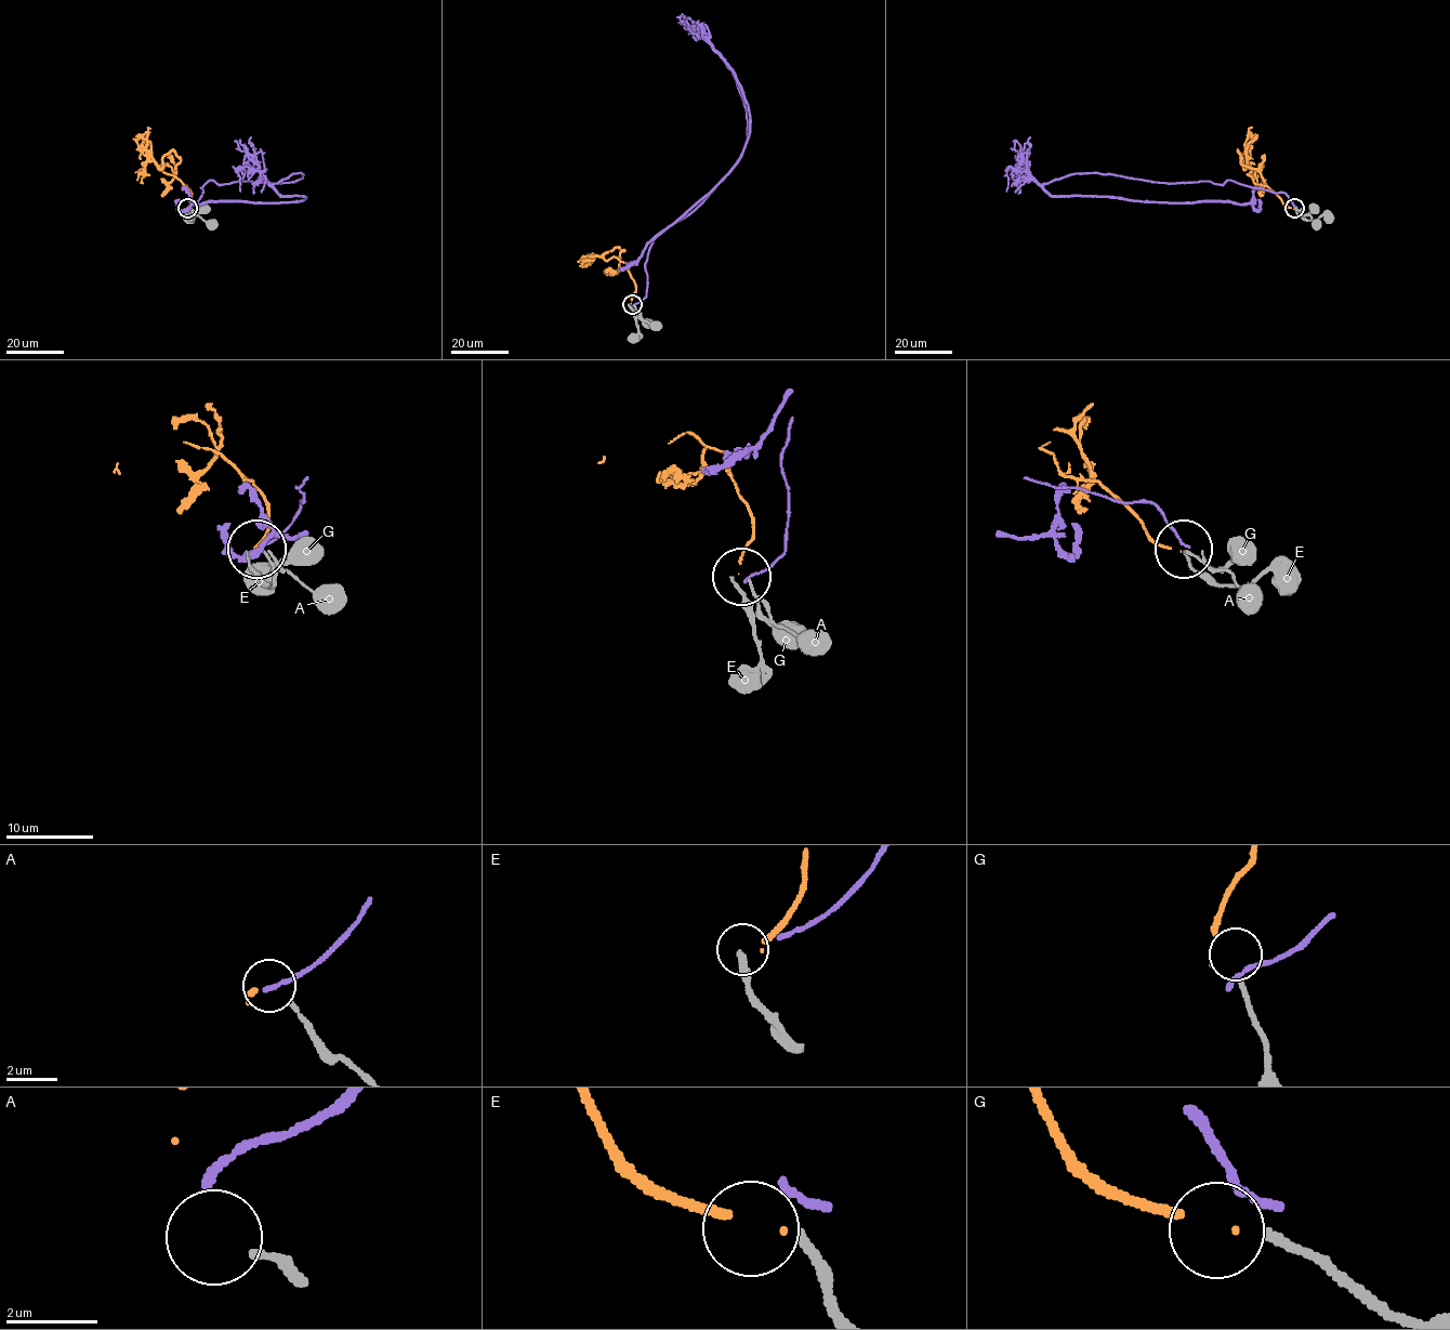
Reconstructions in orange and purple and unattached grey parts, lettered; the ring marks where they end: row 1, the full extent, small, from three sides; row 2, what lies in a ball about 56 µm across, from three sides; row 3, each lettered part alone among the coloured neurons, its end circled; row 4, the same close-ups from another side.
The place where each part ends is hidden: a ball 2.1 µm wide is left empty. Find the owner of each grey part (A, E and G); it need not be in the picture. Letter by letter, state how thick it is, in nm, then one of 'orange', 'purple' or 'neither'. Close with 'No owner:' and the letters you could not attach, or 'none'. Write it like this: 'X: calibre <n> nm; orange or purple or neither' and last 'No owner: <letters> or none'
A: calibre 160 nm; purple
E: calibre 240 nm; neither
G: calibre 180 nm; neither
No owner: E, G

